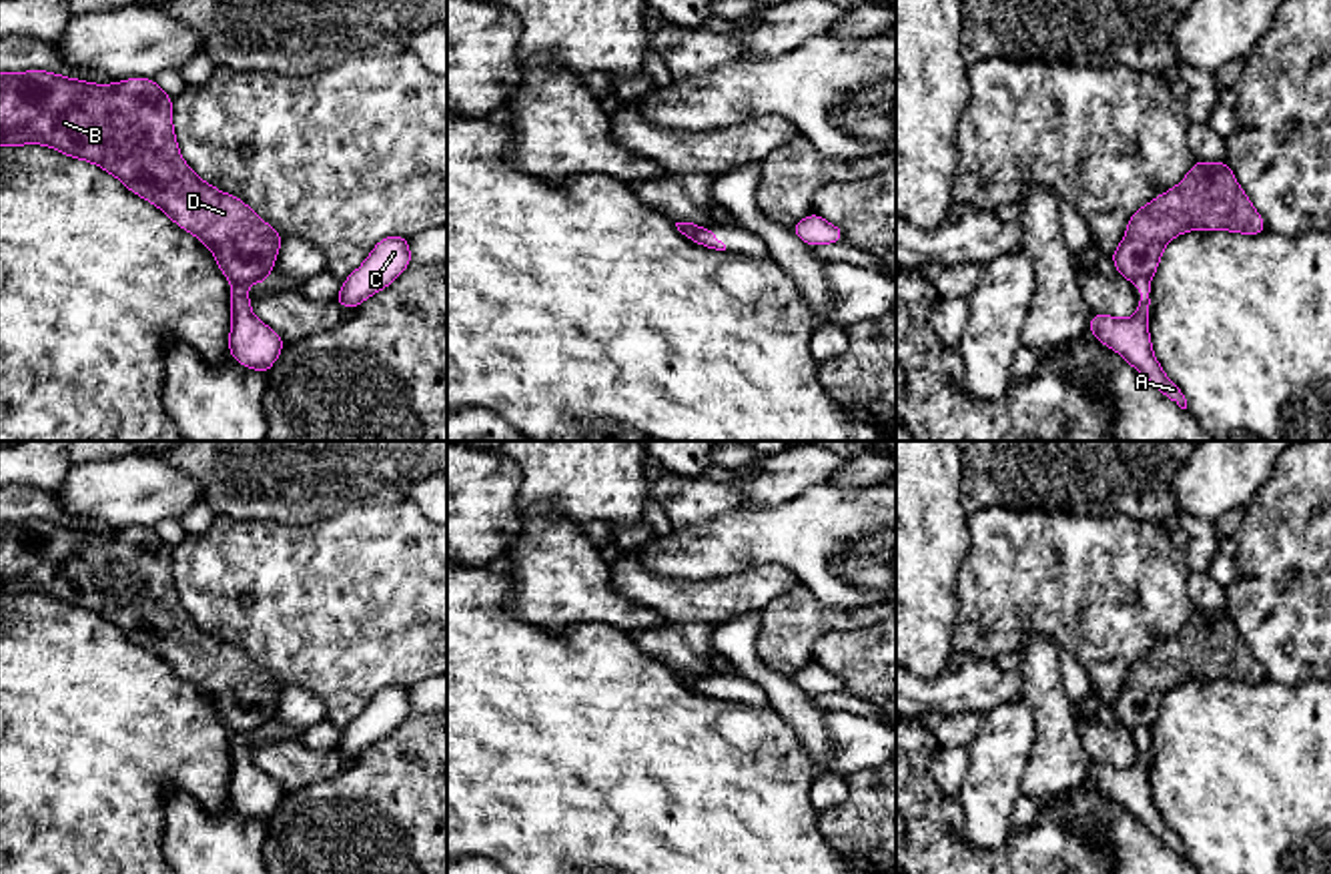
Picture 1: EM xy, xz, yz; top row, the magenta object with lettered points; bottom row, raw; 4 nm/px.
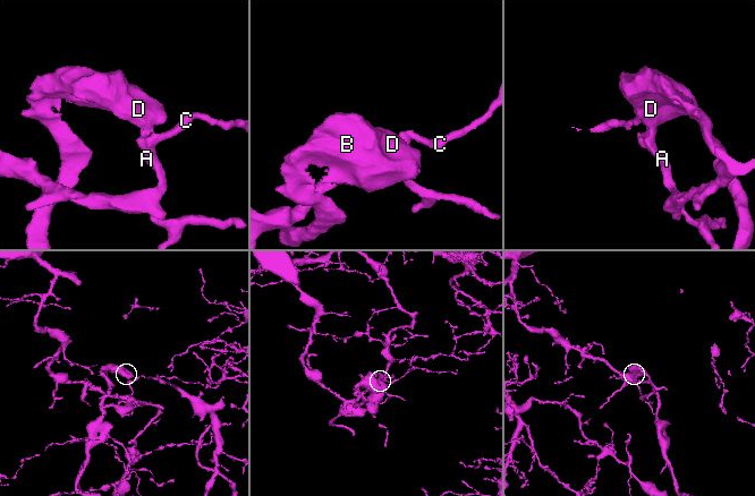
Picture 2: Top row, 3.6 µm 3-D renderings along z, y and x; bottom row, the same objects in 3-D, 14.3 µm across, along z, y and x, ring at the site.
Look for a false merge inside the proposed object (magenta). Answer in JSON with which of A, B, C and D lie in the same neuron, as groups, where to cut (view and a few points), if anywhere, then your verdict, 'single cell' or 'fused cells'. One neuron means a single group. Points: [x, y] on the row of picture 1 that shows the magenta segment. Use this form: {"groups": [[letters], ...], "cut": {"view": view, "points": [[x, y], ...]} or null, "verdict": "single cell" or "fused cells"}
{"groups": [["A", "C"], ["B", "D"]], "cut": {"view": "yz", "points": [[1149, 277], [1139, 277], [1133, 283]]}, "verdict": "fused cells"}

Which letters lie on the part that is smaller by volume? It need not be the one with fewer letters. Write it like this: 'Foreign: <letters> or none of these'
Foreign: B, D

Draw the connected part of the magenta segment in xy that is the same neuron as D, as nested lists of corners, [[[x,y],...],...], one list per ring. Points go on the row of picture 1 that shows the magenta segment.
[[[48,70],[0,72],[0,146],[22,144],[44,144],[98,164],[204,243],[231,283],[247,285],[275,267],[281,233],[243,198],[198,178],[182,160],[172,126],[172,98],[154,78],[94,84]]]

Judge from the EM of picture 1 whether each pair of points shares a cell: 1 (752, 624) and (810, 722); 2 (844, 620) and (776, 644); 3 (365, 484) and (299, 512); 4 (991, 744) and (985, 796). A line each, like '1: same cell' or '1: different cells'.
1: same cell
2: same cell
3: same cell
4: same cell

